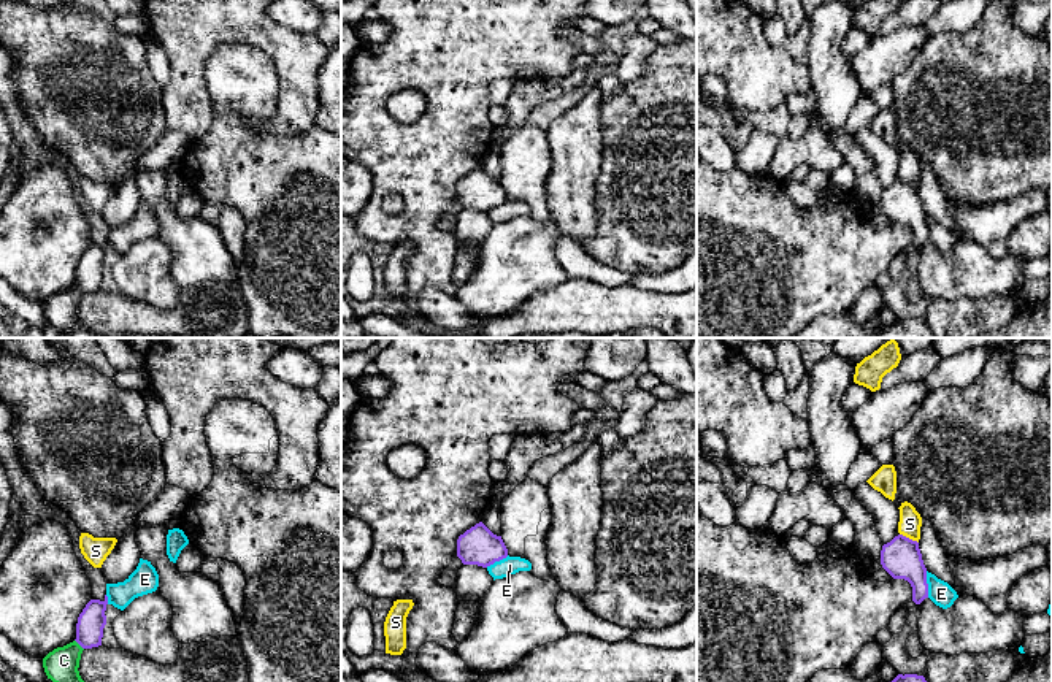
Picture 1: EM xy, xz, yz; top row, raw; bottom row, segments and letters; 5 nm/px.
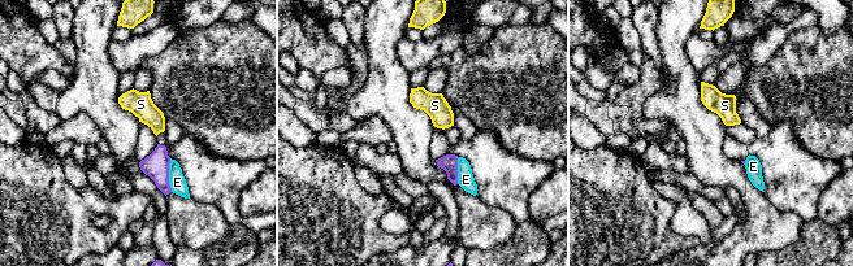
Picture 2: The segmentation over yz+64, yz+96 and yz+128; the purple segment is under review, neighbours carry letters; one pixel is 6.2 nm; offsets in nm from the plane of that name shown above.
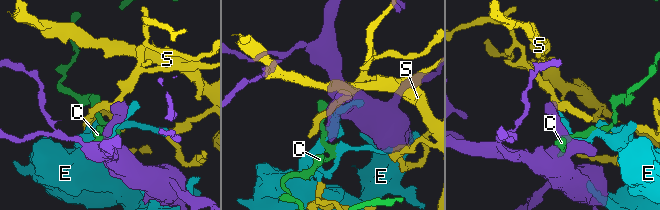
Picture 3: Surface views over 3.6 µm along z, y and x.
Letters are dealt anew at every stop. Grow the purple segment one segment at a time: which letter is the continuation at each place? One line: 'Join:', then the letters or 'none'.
Join: none

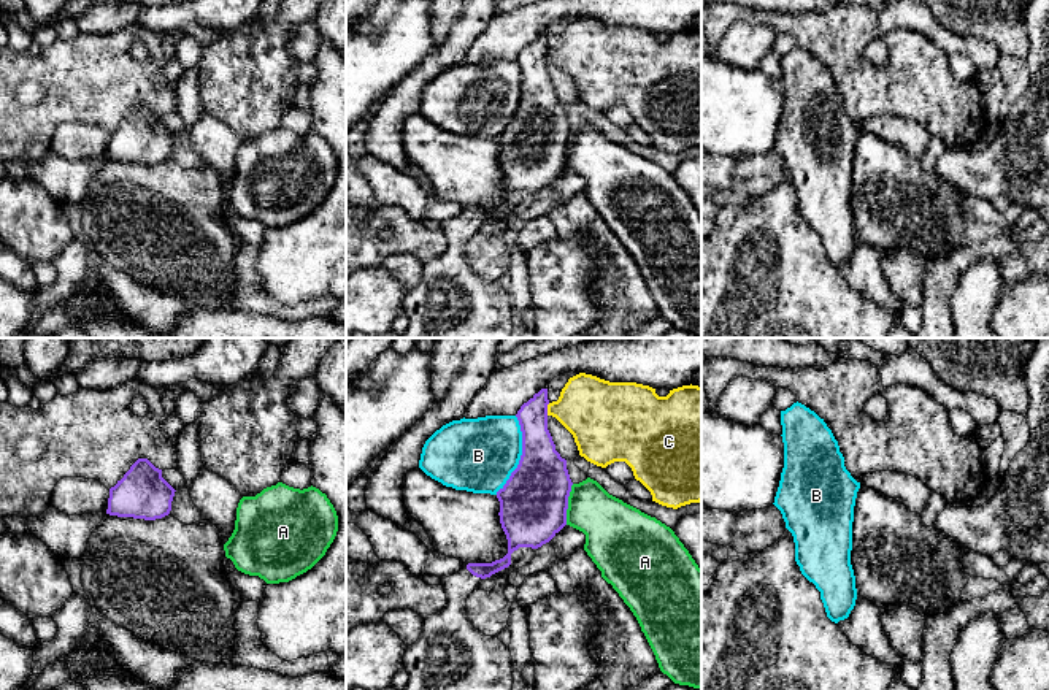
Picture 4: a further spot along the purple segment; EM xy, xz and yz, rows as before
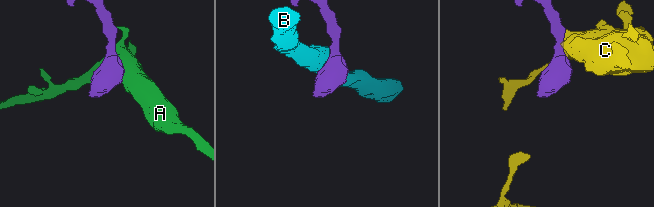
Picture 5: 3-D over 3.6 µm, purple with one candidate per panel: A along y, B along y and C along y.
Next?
Join: none

